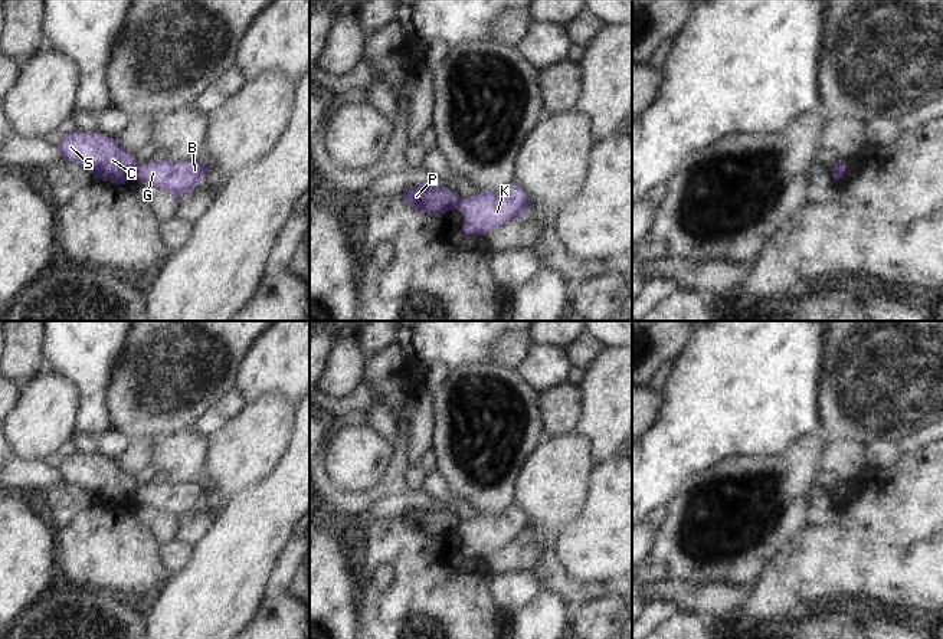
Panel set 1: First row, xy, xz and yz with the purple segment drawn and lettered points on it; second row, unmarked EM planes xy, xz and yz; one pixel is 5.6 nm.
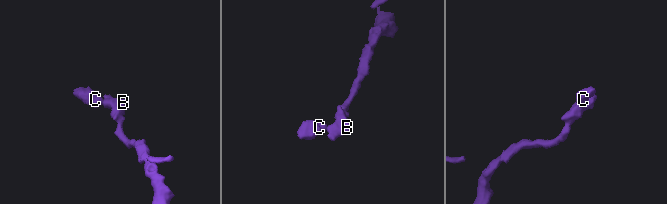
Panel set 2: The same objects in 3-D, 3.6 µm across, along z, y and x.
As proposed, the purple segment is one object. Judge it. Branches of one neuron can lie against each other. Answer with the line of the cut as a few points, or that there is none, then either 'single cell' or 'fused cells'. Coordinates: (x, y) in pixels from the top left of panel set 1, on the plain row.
cut xy (137, 487), (133, 497); fused cells

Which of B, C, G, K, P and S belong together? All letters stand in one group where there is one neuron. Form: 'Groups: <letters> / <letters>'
Groups: B G K / C P S.

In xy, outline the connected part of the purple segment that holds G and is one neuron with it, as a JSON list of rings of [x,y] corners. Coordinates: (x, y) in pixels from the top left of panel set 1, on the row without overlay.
[[[161,482],[137,488],[134,498],[141,507],[151,507],[179,521],[202,504],[206,491],[204,484],[171,485]]]

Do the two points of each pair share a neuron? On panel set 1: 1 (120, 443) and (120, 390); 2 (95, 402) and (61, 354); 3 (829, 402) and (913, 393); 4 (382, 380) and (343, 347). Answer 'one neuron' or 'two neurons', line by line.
1: two neurons
2: one neuron
3: one neuron
4: two neurons

